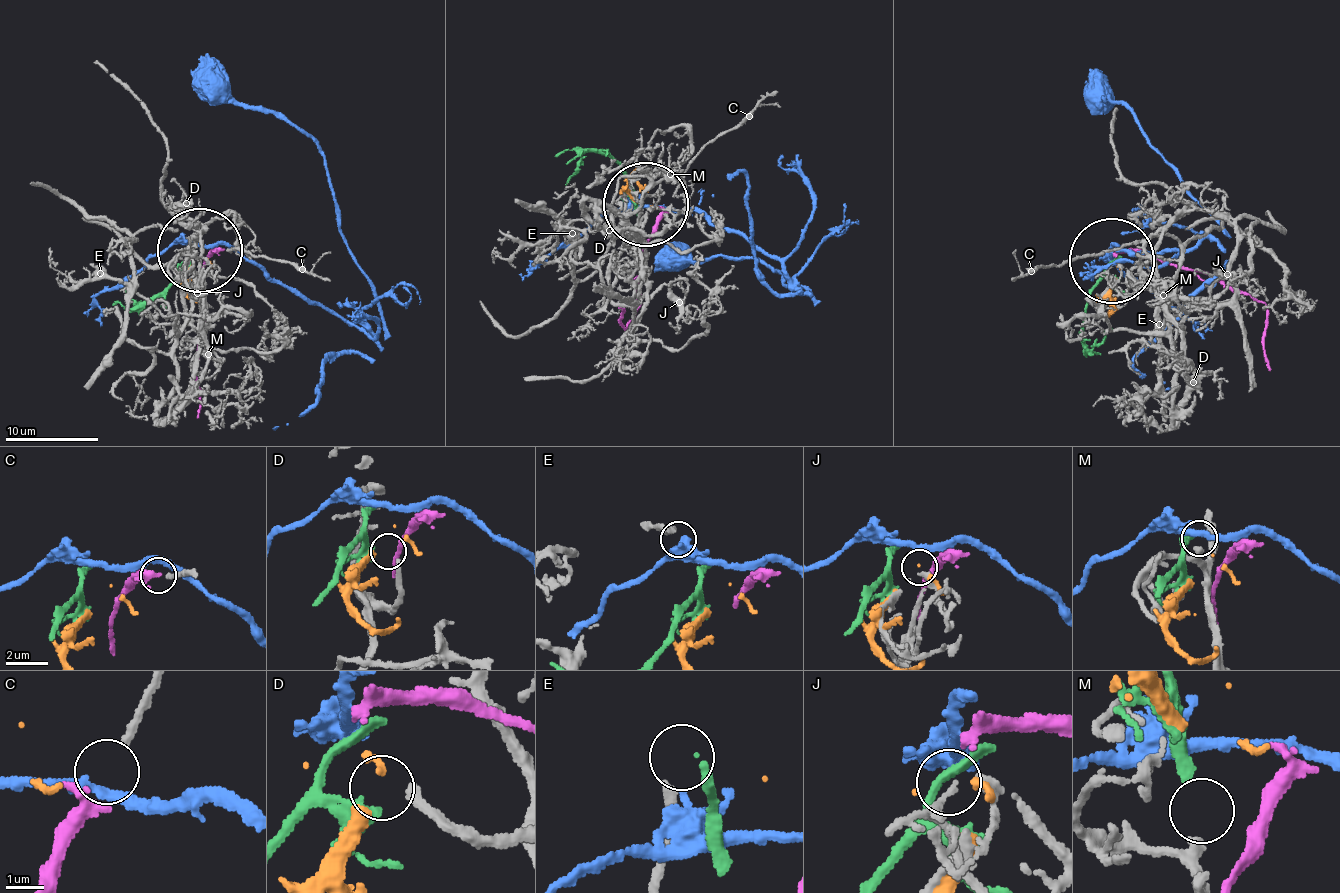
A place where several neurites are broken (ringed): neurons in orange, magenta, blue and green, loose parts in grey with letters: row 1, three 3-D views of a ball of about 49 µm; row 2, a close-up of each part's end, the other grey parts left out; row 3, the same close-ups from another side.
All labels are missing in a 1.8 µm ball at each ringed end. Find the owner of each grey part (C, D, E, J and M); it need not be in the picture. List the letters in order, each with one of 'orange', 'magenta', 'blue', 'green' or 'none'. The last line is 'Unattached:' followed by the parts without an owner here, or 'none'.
C: magenta
D: orange
E: none
J: none
M: green
Unattached: E, J

